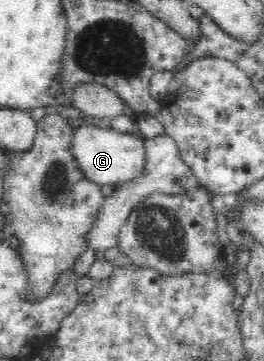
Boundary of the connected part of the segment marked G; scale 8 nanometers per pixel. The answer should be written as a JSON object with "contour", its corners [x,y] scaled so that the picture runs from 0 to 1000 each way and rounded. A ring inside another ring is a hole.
{"contour":[[[303,343],[273,363],[265,416],[280,443],[299,454],[299,468],[337,499],[394,518],[405,529],[542,479],[549,404],[542,388],[511,366],[455,368],[424,352]]]}

